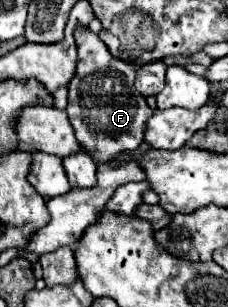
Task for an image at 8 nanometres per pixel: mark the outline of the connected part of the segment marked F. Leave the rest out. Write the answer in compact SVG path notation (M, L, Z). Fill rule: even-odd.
M77 29L79 65L77 77L69 83L67 115L75 129L75 137L85 153L97 163L113 159L123 151L133 151L143 141L147 119L155 115L145 97L135 89L137 63L113 57L103 41L89 29Z

